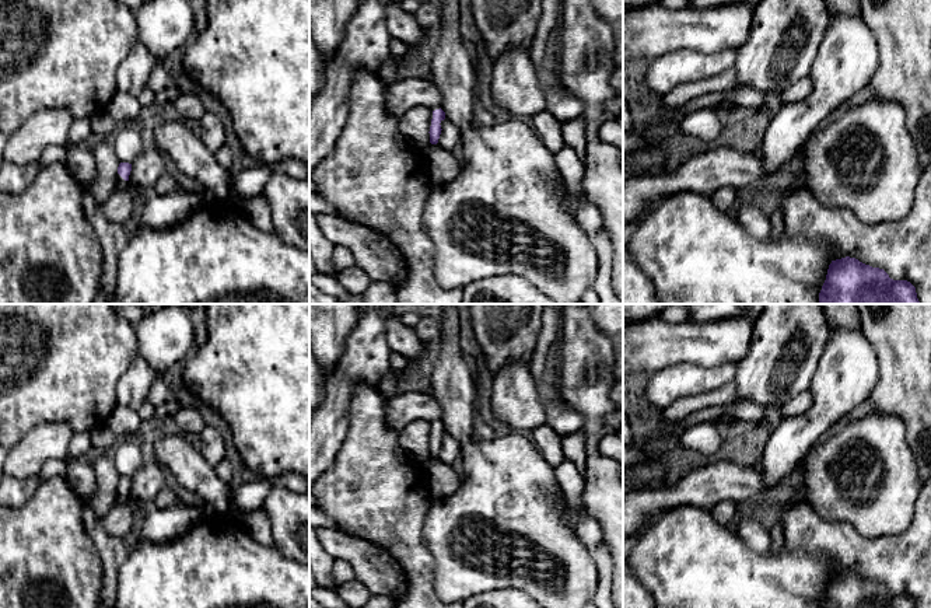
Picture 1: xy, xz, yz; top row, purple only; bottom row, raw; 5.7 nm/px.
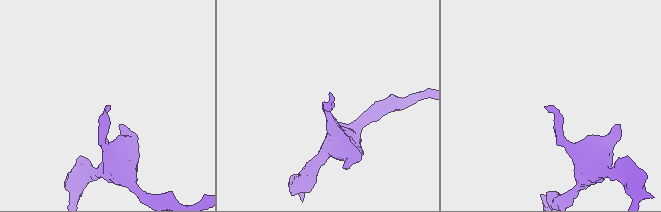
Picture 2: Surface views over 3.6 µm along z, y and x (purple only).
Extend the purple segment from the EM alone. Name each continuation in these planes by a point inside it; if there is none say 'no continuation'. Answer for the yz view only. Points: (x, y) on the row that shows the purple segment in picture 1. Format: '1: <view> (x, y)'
no continuation

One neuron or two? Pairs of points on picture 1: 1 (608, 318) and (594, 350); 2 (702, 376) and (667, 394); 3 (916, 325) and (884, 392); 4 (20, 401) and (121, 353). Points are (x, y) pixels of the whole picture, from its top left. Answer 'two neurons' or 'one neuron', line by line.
1: two neurons
2: one neuron
3: one neuron
4: one neuron

